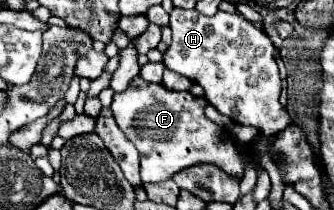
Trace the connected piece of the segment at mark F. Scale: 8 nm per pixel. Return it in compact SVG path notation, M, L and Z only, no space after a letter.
M139 75L129 83L129 87L123 93L115 93L113 103L111 103L111 111L113 111L117 127L125 133L125 137L137 147L137 151L141 155L141 179L143 179L143 183L159 183L159 181L171 179L173 173L177 173L179 169L199 165L199 163L211 163L235 179L243 179L243 173L245 173L249 163L253 165L255 171L263 169L259 163L259 153L251 145L249 145L249 151L243 151L231 139L227 129L215 125L213 121L209 121L205 117L205 113L203 113L205 105L207 105L207 101L203 97L193 97L189 91L163 89L163 85L155 85L151 81L145 81Z

